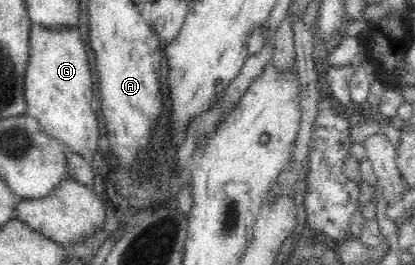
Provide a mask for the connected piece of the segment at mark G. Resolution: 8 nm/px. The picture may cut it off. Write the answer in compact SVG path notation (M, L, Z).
M39 24L30 25L30 56L27 62L26 74L24 77L24 96L26 99L26 114L34 117L42 125L43 131L45 131L47 135L51 135L55 138L65 147L65 149L91 159L91 155L95 153L99 141L97 116L95 116L95 109L91 106L91 103L93 103L93 74L91 74L89 59L87 58L87 53L85 52L85 42L81 40L81 34L79 34L76 27L63 26L62 28L43 28L43 26L39 26Z

